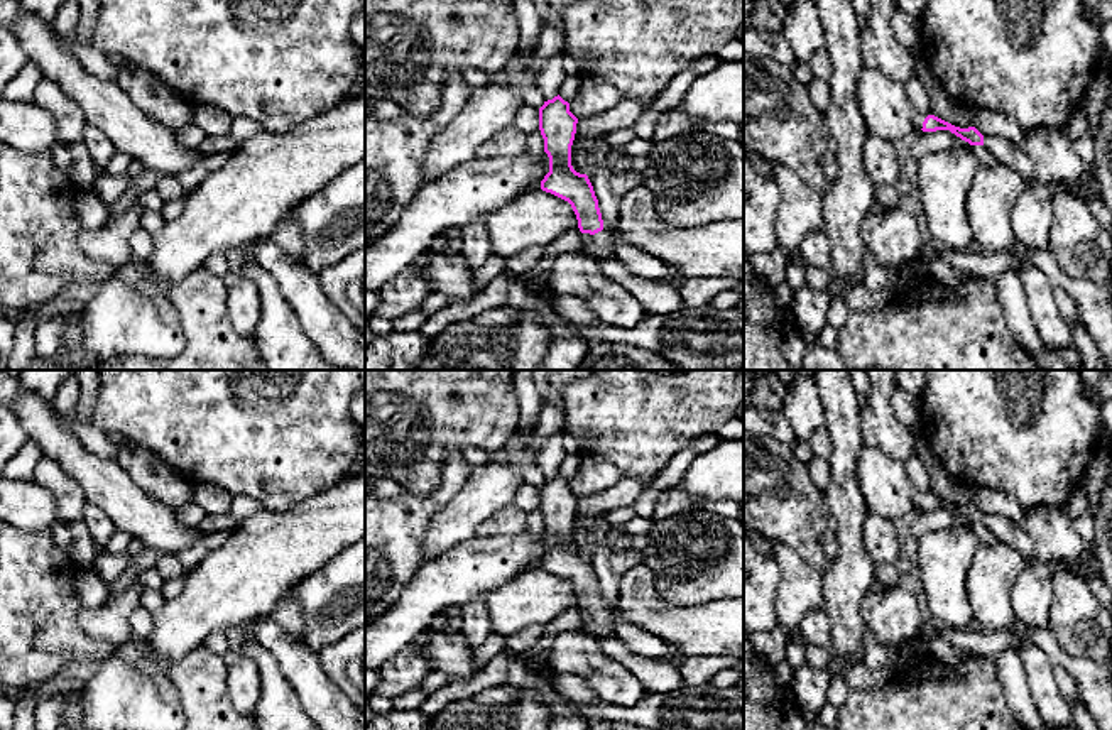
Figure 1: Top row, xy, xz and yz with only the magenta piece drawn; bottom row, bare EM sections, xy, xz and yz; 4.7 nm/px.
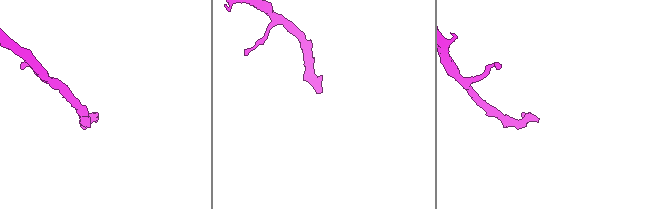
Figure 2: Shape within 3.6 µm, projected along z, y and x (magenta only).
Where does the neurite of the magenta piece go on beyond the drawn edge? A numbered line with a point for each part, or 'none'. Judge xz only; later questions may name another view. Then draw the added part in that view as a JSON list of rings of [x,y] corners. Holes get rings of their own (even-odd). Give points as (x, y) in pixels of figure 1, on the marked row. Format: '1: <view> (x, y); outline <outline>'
1: xz (600, 245); outline [[[602,230],[595,235],[581,233],[581,247],[578,252],[593,260],[615,257],[615,240],[612,232]]]

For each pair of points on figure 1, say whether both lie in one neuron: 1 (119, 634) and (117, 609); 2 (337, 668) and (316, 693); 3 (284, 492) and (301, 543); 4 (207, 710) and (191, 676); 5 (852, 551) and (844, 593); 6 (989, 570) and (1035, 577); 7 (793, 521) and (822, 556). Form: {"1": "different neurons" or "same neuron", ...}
{"1": "same neuron", "2": "different neurons", "3": "different neurons", "4": "same neuron", "5": "same neuron", "6": "different neurons", "7": "same neuron"}

